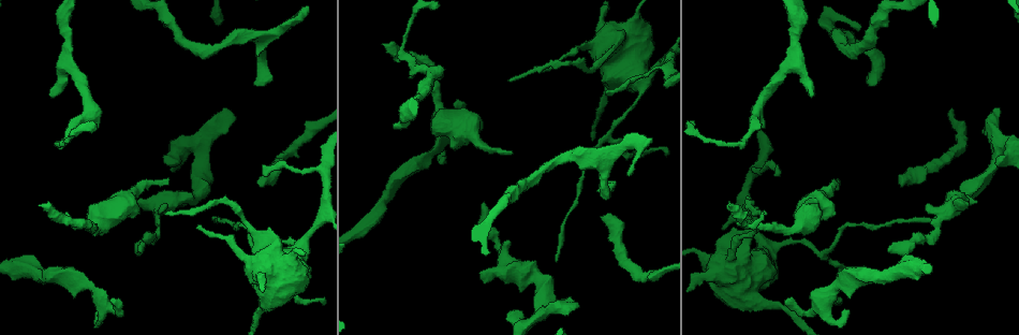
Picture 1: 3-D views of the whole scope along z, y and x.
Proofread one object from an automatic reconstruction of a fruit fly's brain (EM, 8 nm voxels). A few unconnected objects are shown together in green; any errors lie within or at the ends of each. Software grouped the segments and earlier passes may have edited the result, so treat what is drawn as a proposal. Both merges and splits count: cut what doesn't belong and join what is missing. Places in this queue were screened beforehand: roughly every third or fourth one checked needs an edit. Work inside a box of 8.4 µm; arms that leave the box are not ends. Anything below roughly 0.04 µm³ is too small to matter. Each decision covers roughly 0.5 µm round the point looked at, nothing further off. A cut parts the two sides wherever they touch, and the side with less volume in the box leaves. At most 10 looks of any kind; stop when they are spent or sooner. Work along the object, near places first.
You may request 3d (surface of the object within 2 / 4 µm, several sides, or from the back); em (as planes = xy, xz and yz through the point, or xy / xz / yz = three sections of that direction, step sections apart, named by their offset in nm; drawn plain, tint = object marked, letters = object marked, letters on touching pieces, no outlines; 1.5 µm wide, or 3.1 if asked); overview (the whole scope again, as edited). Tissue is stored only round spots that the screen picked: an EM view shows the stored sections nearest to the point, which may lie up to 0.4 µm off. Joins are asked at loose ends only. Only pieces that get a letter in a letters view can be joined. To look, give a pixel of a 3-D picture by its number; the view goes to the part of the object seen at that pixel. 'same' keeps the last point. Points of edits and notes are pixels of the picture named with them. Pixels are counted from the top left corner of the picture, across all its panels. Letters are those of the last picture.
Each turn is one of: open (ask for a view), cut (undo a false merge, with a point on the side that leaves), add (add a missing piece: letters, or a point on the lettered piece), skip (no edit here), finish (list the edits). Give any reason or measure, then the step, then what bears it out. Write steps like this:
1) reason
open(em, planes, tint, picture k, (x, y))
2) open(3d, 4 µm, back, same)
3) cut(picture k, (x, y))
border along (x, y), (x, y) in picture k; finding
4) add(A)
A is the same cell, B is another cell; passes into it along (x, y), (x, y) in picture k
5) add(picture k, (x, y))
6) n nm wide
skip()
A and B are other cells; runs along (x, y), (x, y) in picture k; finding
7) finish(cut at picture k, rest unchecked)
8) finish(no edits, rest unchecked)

an open end
open(em, planes, letters, picture 1, (889, 249))

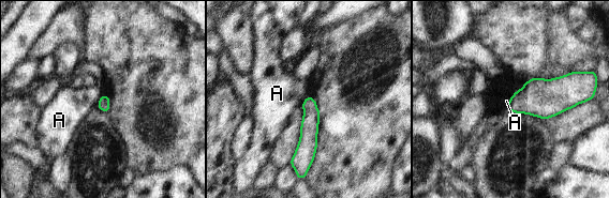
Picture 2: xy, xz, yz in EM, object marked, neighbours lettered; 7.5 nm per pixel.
skip()
A is another cell; runs along (309, 98), (303, 167) in picture 2; no lettered piece goes on from it

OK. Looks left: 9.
thin end
open(3d, 2 µm, back, picture 1, (213, 216))

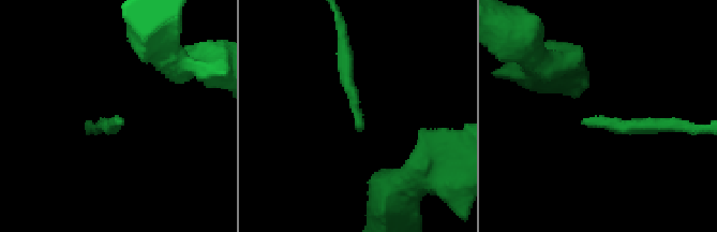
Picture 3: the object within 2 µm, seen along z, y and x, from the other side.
need the tissue
open(em, planes, letters, picture 3, (361, 131))

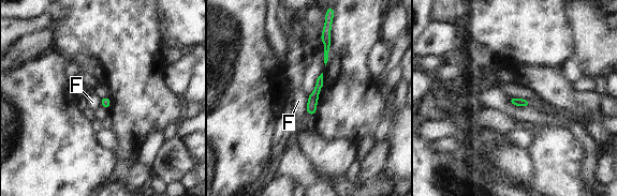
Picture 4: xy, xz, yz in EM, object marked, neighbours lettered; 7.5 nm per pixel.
skip()
F is another cell; runs along (320, 79), (312, 98), (312, 112) in picture 4; none of them fits

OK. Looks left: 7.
free end
open(3d, 4 µm, picture 1, (992, 113))

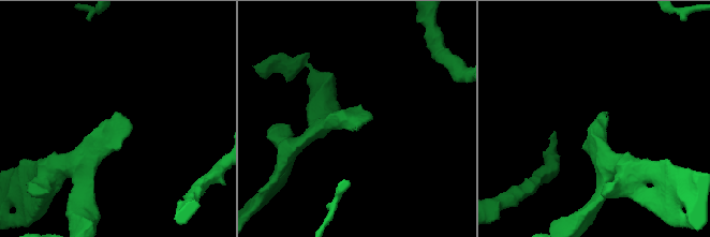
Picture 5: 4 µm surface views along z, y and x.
need the tissue
open(em, xy, step 8, letters, picture 5, (128, 121))

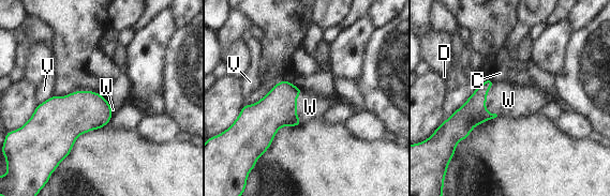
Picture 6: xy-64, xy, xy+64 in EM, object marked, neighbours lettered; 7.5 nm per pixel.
another direction
open(em, planes, letters, same)

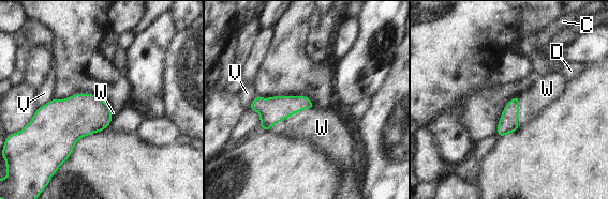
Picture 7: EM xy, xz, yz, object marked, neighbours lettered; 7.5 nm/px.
add(W)
W is the same cell, C, D and V are other cells; passes into it along (271, 110), (291, 115), (320, 126) in picture 7; the neuron continues

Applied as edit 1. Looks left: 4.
open(overview)

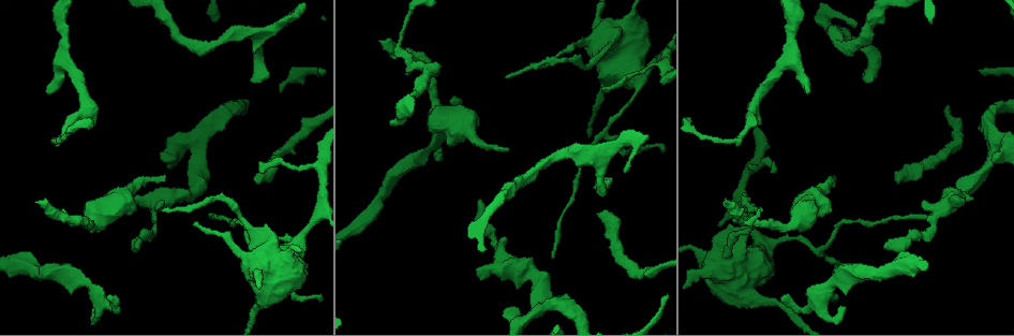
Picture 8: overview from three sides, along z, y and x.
calibre changes
open(em, yz, step 8, tint, picture 8, (621, 142))

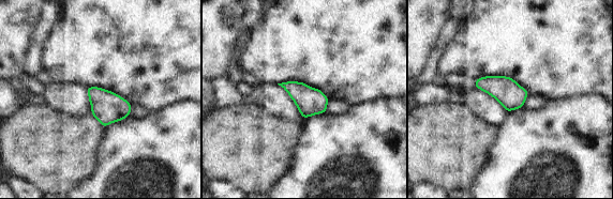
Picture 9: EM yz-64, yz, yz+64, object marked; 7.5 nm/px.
open(em, planes, letters, same)

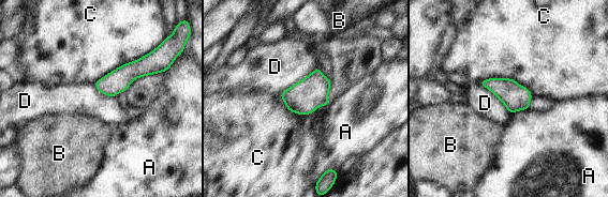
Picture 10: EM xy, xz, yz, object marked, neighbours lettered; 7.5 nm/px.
90 nm wide
skip()
A, B, C and D are other cells; border along (154, 48), (92, 84) in picture 10; all the same neuron

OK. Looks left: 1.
finish(add at picture 7, rest unchecked)

